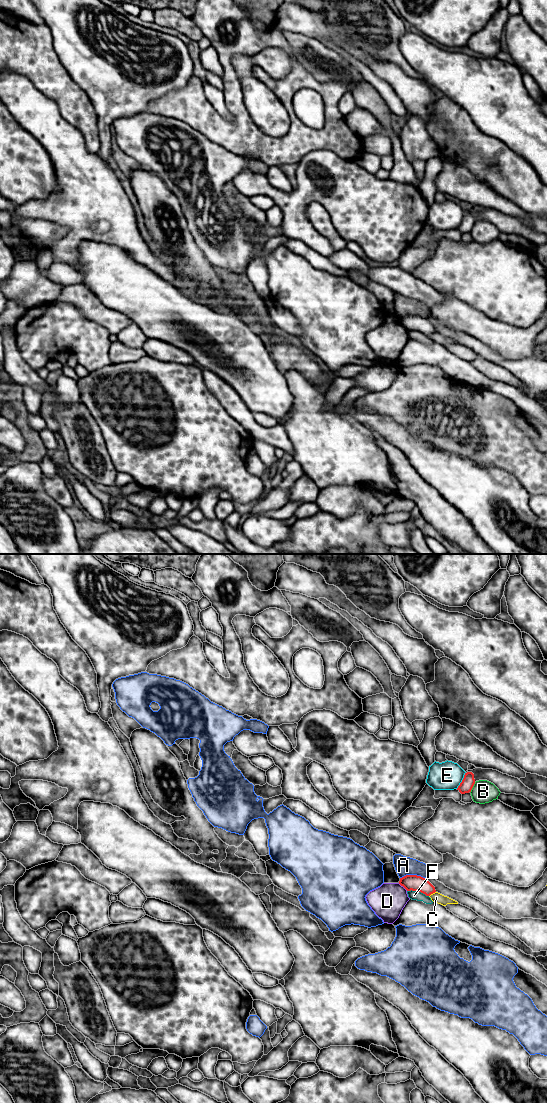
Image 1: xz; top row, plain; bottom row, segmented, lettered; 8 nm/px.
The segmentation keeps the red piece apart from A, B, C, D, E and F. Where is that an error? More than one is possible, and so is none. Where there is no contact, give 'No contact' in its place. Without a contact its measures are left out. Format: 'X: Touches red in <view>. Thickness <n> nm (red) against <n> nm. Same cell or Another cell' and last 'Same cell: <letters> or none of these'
A: Touches red in xz. Thickness 130 nm (red) against 150 nm. Another cell
B: Touches red in xz. Thickness 100 nm (red) against 190 nm. Another cell
C: Touches red in xz. Thickness 130 nm (red) against 80 nm. Another cell
D: Touches red in xz. Thickness 130 nm (red) against 280 nm. Another cell
E: Touches red in xz. Thickness 100 nm (red) against 220 nm. Another cell
F: Touches red in xz. Thickness 130 nm (red) against 80 nm. Another cell
Same cell: none of these

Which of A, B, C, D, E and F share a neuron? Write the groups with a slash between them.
A / B / C / D / E / F

